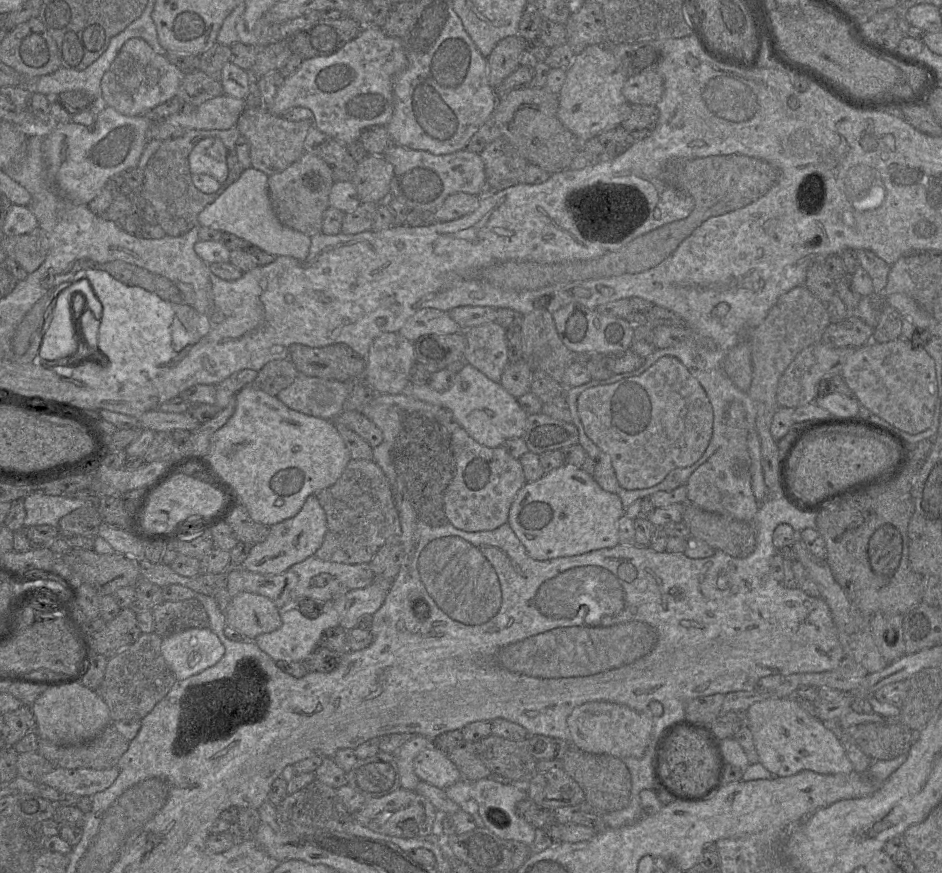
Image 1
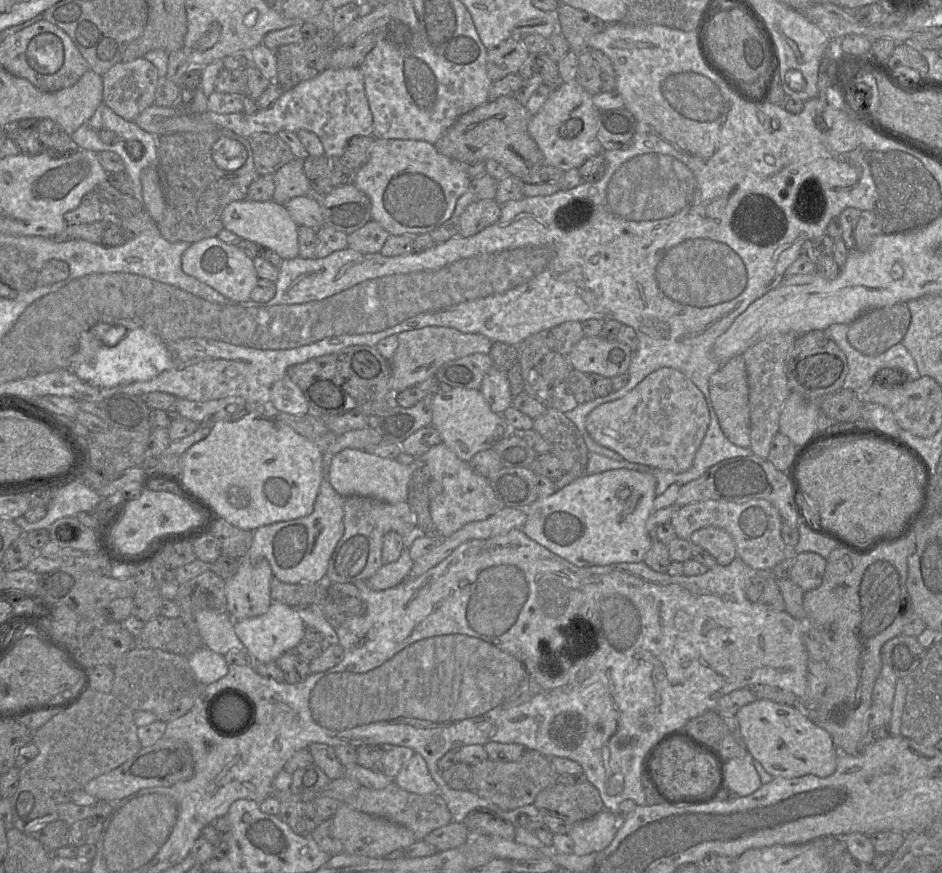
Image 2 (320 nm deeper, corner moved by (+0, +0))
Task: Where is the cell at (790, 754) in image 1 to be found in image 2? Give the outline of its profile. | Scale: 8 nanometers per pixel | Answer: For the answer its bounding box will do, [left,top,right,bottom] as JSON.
[736,699,839,778]

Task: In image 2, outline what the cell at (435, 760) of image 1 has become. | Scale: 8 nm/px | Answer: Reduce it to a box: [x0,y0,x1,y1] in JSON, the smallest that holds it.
[394,753,438,794]

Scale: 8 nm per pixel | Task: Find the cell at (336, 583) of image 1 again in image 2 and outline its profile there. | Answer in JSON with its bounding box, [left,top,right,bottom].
[367,541,414,591]

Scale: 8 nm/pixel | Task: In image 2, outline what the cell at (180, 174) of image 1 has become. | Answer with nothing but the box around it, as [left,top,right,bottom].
[157,128,259,243]

